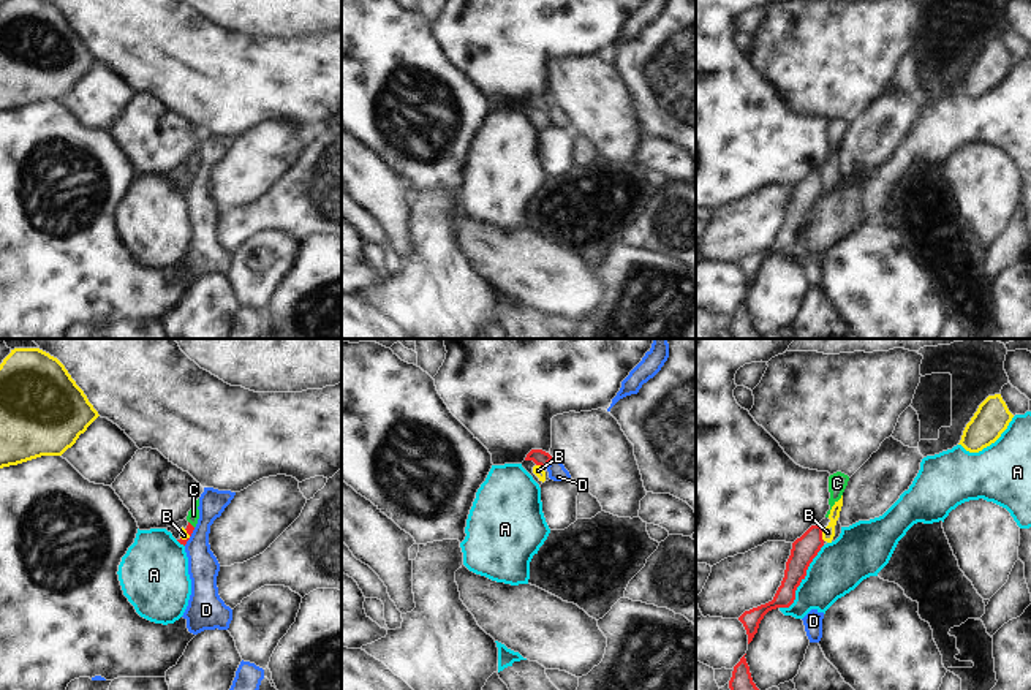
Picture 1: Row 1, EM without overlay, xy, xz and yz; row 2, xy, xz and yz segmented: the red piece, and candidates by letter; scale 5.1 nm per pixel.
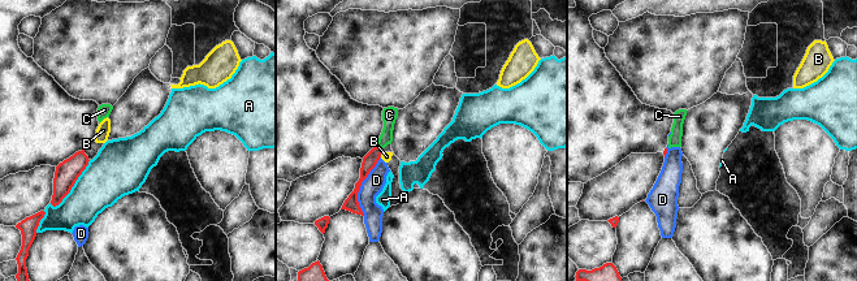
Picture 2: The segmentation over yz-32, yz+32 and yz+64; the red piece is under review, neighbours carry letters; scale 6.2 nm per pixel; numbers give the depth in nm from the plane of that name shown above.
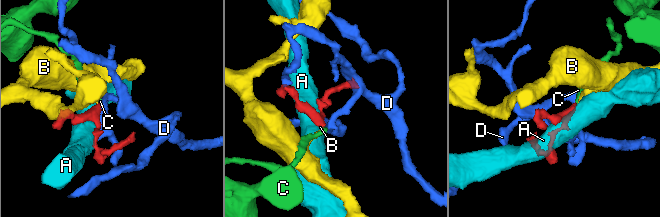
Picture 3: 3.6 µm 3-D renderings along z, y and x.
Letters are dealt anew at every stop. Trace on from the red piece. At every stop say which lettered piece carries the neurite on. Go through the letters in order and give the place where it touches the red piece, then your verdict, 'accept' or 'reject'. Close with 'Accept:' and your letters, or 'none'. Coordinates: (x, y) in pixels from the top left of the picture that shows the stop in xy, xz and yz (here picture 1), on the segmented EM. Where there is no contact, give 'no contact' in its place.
A: meets red in yz at (804, 578); reject
B: meets red in yz at (821, 535); reject
C: meets red in xy at (190, 524); accept
D: meets red in xz at (549, 461); reject
Accept: C

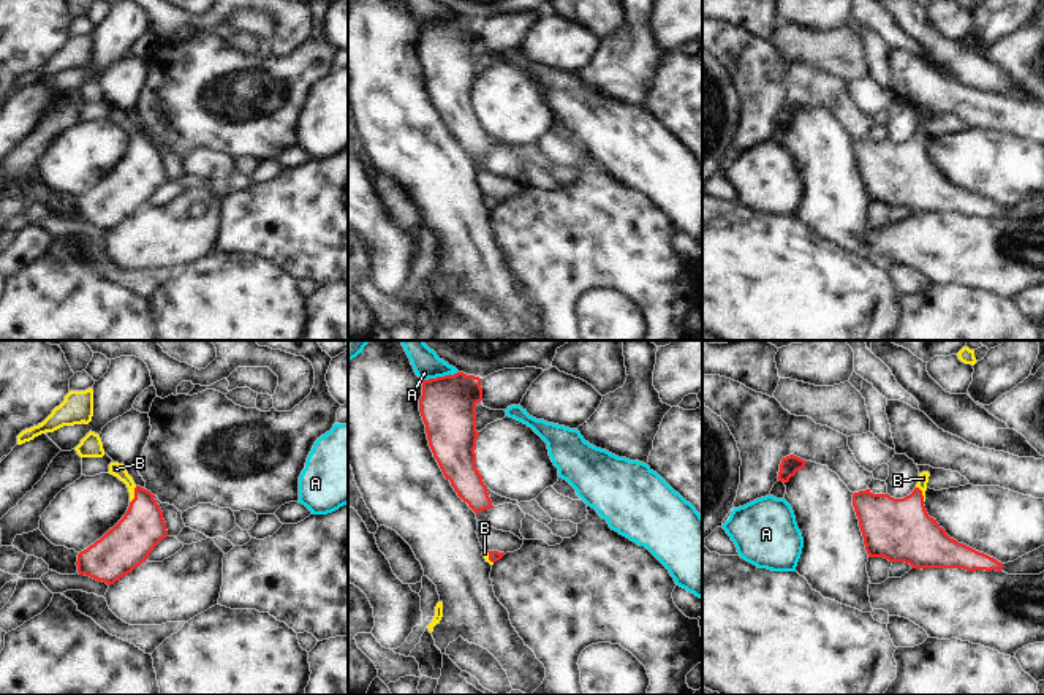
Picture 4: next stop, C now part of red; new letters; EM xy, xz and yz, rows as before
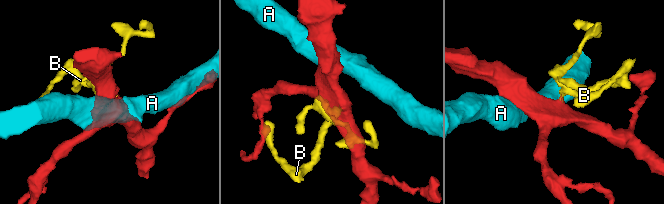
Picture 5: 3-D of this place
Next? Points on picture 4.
A: meets red in xz at (440, 377); reject
B: meets red in xy at (135, 494); accept
Accept: B

